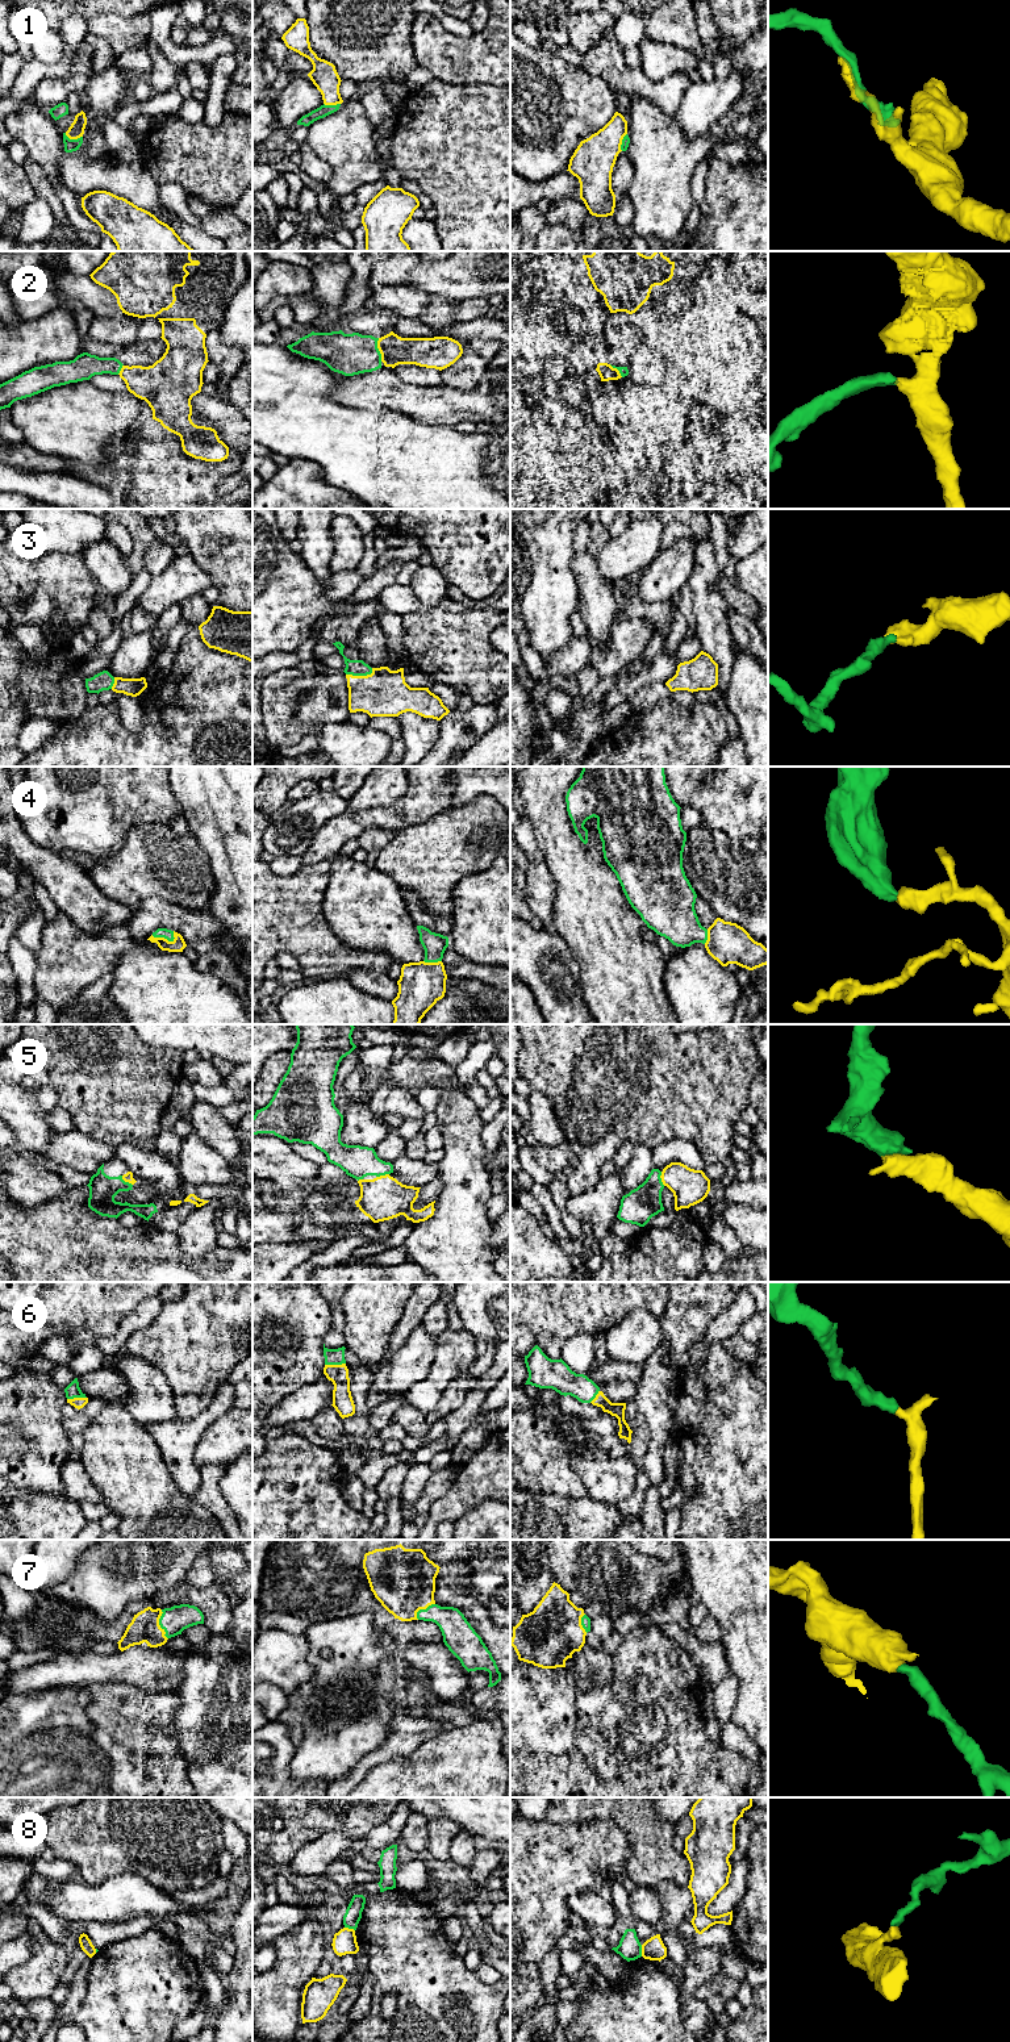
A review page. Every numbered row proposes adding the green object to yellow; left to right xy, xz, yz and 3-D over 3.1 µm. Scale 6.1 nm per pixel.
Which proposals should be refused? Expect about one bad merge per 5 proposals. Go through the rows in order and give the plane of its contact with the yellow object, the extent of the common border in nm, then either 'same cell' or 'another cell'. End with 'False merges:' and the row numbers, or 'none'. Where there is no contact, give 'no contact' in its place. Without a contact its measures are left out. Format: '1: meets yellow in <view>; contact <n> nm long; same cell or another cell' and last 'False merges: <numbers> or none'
1: meets yellow in xy; contact 110 nm long; another cell
2: meets yellow in xz; contact 150 nm long; same cell
3: meets yellow in xz; contact 170 nm long; same cell
4: meets yellow in xy; contact 150 nm long; same cell
5: meets yellow in yz; contact 90 nm long; same cell
6: meets yellow in xz; contact 130 nm long; same cell
7: meets yellow in xy; contact 190 nm long; same cell
8: meets yellow in yz; contact 70 nm long; another cell
False merges: 1, 8

